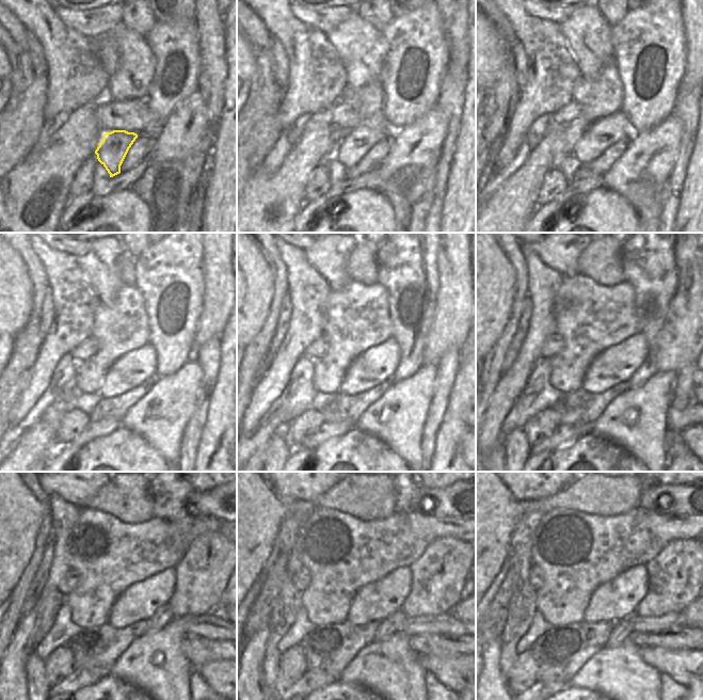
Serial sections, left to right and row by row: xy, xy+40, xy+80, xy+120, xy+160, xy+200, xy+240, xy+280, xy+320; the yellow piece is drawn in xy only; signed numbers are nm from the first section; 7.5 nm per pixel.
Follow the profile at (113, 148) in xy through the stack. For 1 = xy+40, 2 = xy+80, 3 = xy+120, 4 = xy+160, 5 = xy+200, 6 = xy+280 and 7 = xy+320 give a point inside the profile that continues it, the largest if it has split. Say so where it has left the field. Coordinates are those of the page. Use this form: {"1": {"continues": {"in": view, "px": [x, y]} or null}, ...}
{"1": {"continues": {"in": "xy+40", "px": [354, 144]}}, "2": {"continues": {"in": "xy+80", "px": [603, 133]}}, "3": {"continues": {"in": "xy+120", "px": [134, 367]}}, "4": {"continues": {"in": "xy+160", "px": [378, 364]}}, "5": {"continues": {"in": "xy+200", "px": [617, 364]}}, "6": {"continues": {"in": "xy+280", "px": [376, 601]}}, "7": {"continues": {"in": "xy+320", "px": [616, 600]}}}

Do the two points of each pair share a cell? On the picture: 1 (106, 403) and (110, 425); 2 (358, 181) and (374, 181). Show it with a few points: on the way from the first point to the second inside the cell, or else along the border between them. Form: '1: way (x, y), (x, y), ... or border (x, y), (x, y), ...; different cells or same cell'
1: border (120, 417), (102, 417), (91, 420); different cells
2: way (363, 181), (370, 181); same cell

